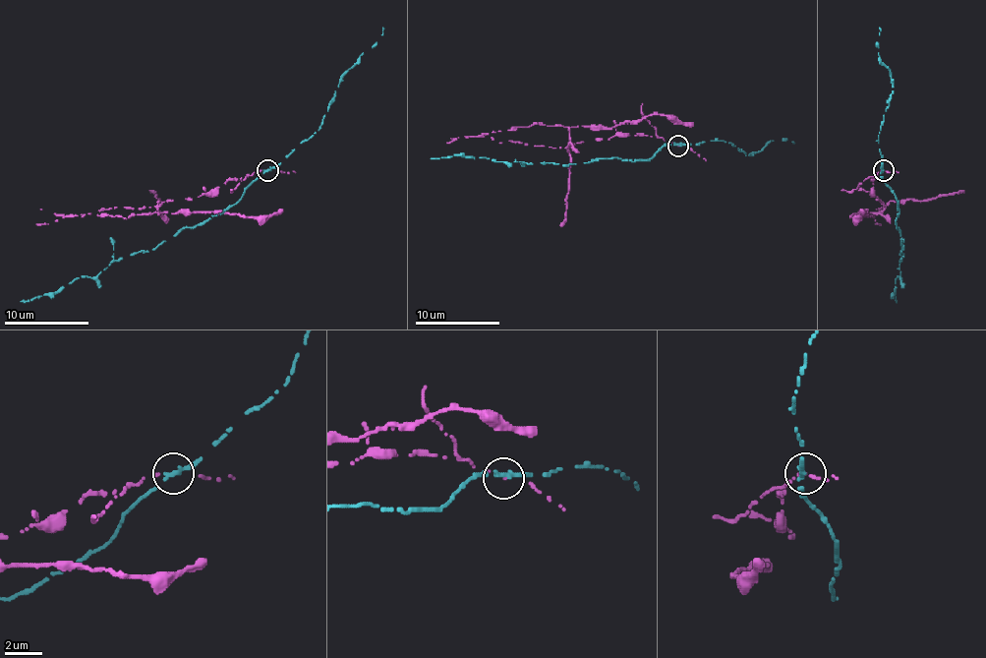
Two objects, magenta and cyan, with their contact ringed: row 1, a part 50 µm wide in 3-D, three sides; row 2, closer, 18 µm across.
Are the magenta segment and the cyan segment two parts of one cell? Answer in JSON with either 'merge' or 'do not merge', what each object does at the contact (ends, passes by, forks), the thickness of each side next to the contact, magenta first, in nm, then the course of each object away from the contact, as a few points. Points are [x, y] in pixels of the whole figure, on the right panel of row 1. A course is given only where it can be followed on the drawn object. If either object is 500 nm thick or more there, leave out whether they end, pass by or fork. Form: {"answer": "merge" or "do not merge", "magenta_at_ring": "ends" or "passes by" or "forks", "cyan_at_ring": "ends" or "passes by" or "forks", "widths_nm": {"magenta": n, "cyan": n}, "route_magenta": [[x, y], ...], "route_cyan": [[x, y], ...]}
{"answer": "do not merge", "magenta_at_ring": "ends", "cyan_at_ring": "passes by", "widths_nm": {"magenta": 100, "cyan": 260}, "route_magenta": [[884, 169], [873, 176], [876, 199], [880, 199], [882, 209], [858, 211], [852, 216], [863, 209]], "route_cyan": [[882, 169], [882, 180], [893, 191], [897, 204], [898, 213], [895, 220], [903, 250], [893, 294], [897, 301]]}

